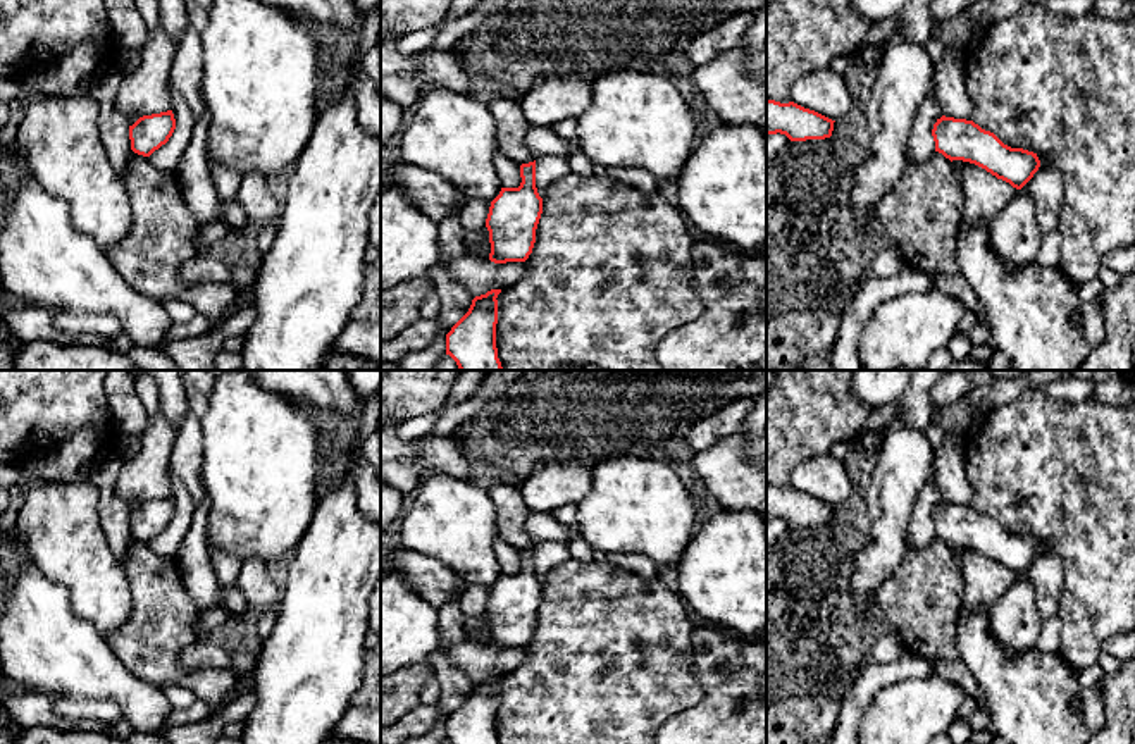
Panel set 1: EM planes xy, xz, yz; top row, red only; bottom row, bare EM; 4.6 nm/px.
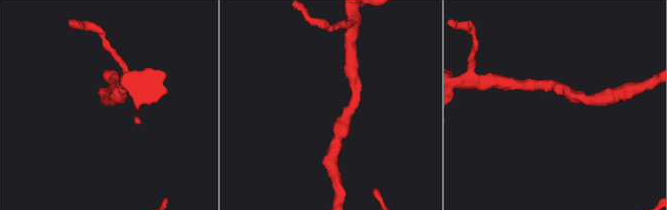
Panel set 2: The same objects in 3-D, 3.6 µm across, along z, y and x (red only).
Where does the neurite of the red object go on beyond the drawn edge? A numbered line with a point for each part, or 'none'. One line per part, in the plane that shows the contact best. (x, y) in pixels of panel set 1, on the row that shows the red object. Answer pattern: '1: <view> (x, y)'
none

